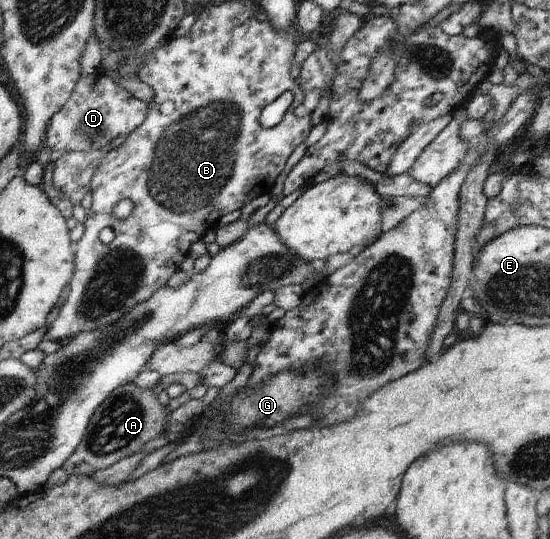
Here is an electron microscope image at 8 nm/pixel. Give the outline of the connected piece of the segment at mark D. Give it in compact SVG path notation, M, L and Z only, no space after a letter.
M99 69L97 73L90 73L90 75L81 73L72 97L49 122L44 143L44 146L49 147L52 153L50 161L44 166L45 175L42 189L56 205L56 208L60 209L64 217L68 219L74 217L74 211L68 195L64 195L60 189L56 189L54 186L56 161L66 153L76 151L92 153L92 151L105 150L110 146L110 141L114 137L128 136L139 129L147 121L149 109L150 104L140 101L132 93L117 85L105 70Z

